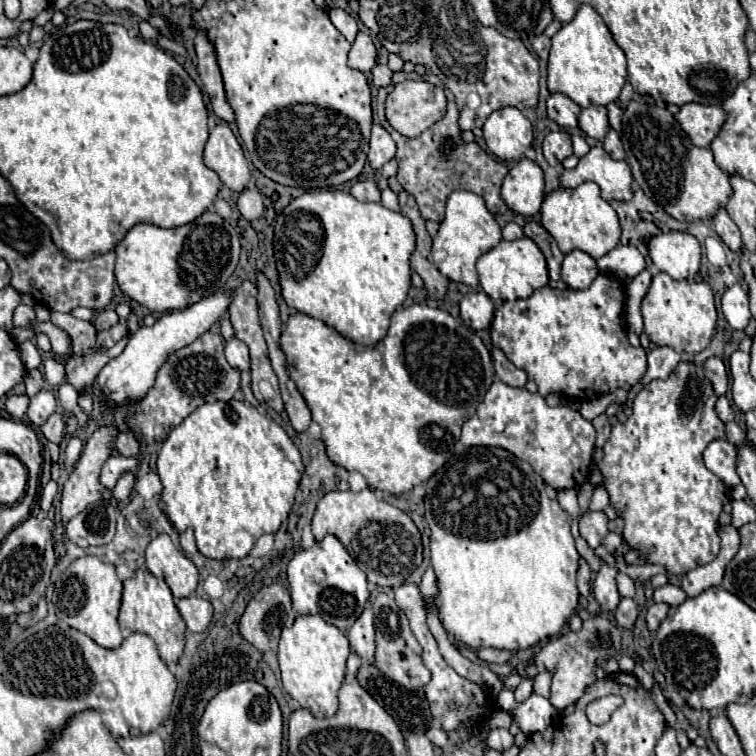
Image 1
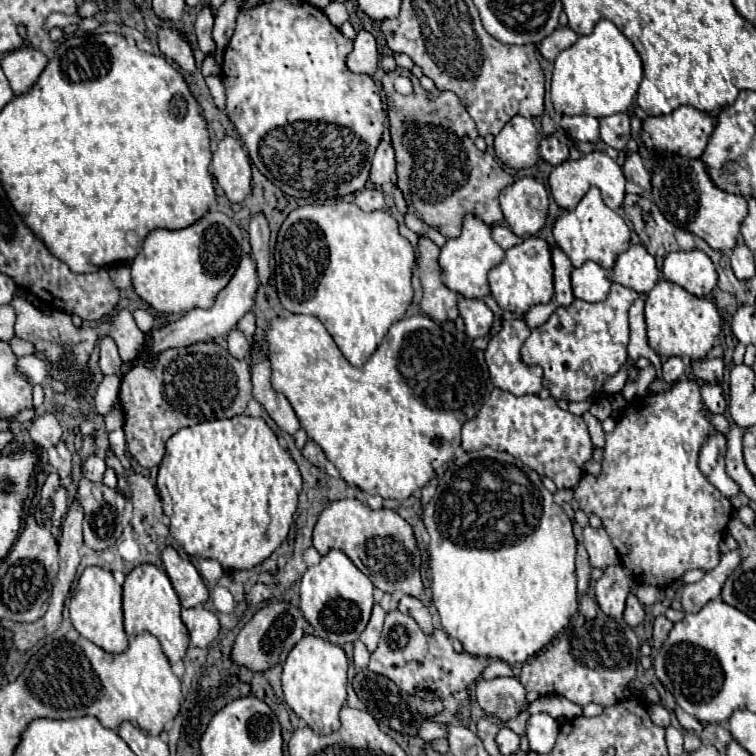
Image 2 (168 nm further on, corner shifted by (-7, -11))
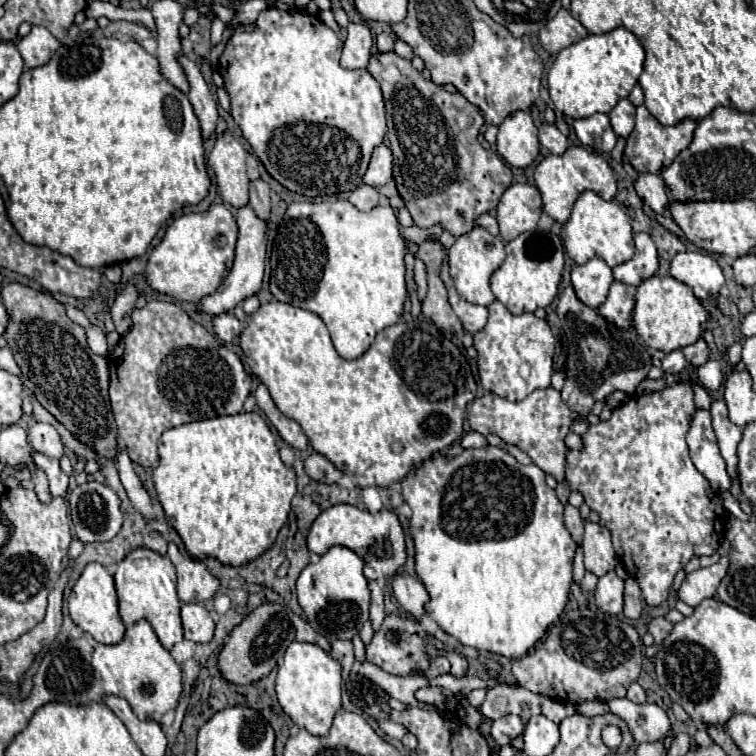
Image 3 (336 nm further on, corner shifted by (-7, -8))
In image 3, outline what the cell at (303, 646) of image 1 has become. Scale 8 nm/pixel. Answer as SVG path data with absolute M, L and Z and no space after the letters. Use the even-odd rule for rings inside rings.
M292 642L284 654L284 662L276 674L276 698L298 728L306 728L312 736L326 736L330 724L340 710L342 700L342 668L330 652L316 644Z

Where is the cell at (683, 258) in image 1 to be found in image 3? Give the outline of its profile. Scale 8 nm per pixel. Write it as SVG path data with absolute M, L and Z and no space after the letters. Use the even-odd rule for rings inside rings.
M680 252L672 258L670 276L692 288L694 296L700 300L716 298L724 286L724 274L718 262L700 252Z

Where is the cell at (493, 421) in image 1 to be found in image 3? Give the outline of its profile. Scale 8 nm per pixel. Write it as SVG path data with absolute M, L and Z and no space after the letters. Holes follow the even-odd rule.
M554 388L534 390L526 400L522 402L510 402L506 398L484 394L482 398L476 398L468 410L468 422L470 428L480 434L496 434L506 444L514 444L520 450L524 450L538 468L542 468L546 474L552 474L558 482L564 480L564 466L566 466L566 444L564 436L570 432L570 408L560 398L560 392Z

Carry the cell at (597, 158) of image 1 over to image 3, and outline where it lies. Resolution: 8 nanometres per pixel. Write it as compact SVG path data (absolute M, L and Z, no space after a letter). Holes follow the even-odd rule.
M570 146L562 156L550 154L536 166L534 186L542 194L544 212L550 218L554 218L556 222L564 224L570 218L572 204L584 190L598 192L598 196L602 196L604 200L612 200L616 194L616 176L612 172L612 168L608 166L608 162L600 154L590 152L582 146Z

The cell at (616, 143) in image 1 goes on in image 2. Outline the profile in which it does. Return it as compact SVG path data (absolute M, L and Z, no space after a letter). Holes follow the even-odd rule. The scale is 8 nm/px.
M628 153L622 169L624 169L624 175L628 181L640 185L644 191L650 191L650 173L646 171L642 157L638 153Z

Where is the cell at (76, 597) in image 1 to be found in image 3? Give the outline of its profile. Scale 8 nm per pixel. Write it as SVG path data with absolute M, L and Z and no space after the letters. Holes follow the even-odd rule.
M90 562L84 572L80 574L78 582L72 588L72 594L68 598L68 612L74 624L78 624L84 632L92 634L102 644L118 644L124 636L124 624L118 614L118 600L116 600L116 588L114 578L106 572L106 568L98 562Z

